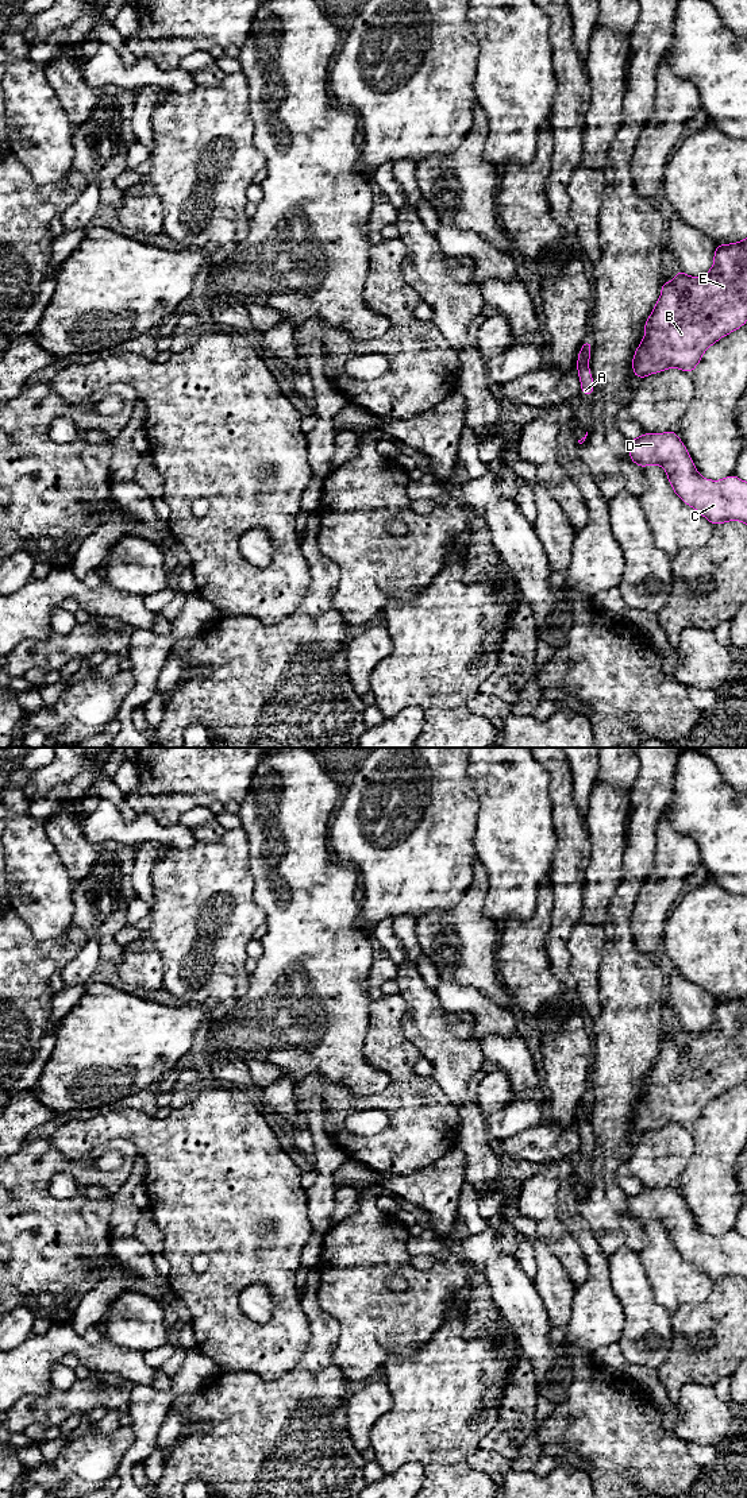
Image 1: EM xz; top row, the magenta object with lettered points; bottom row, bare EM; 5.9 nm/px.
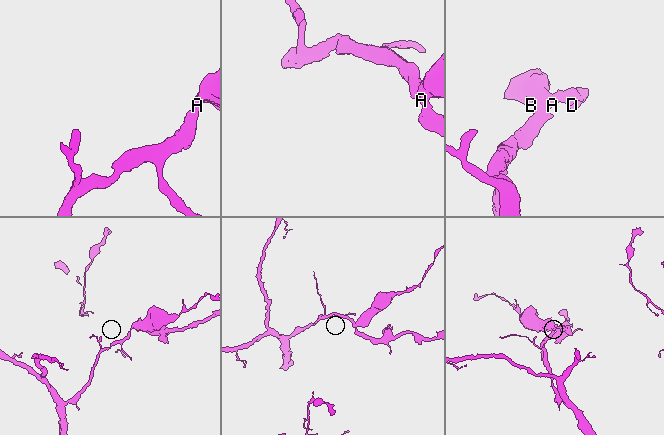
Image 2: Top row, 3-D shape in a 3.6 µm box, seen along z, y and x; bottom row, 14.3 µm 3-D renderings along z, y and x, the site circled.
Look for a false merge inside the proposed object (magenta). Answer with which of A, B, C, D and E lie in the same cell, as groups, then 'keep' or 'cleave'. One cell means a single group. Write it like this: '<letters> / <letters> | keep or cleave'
A C D / B E | cleave

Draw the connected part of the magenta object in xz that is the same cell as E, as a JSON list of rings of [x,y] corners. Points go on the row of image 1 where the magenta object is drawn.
[[[747,239],[716,244],[713,262],[702,277],[679,270],[671,282],[662,282],[659,300],[644,323],[644,337],[632,358],[636,378],[667,368],[692,374],[711,345],[747,323]]]

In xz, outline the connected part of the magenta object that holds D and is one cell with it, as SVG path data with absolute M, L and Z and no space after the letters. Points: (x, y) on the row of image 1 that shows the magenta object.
M674 429L643 433L627 440L629 459L644 468L661 466L673 491L712 525L740 521L747 525L747 482L735 474L720 480L701 476L688 448Z

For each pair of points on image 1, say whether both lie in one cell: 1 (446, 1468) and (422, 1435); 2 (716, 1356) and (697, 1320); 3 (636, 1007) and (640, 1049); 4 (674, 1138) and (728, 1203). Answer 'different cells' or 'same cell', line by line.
1: same cell
2: same cell
3: same cell
4: different cells

